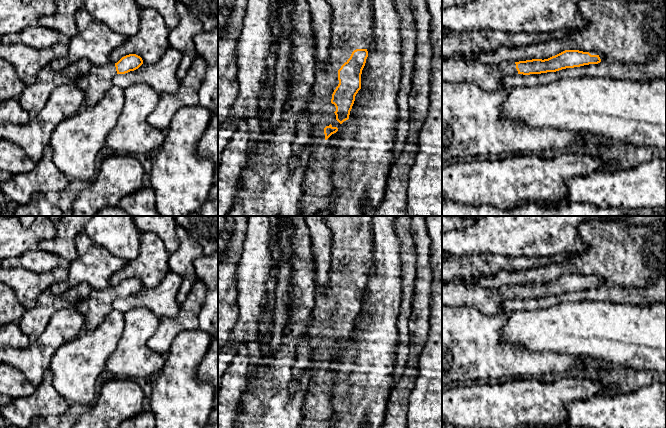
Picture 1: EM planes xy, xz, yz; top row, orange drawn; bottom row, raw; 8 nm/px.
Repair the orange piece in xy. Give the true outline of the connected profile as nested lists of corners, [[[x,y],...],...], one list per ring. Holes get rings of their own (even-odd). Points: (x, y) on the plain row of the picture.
[[[136,278],[122,281],[117,287],[109,286],[104,290],[92,290],[89,297],[81,303],[85,316],[84,331],[97,328],[106,315],[113,310],[112,304],[116,298],[125,298],[138,293],[143,284]]]

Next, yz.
[[[565,274],[548,283],[532,283],[519,286],[503,285],[484,288],[462,281],[442,284],[442,305],[446,307],[471,307],[483,314],[504,313],[502,303],[513,298],[541,298],[566,292],[580,291],[605,286],[606,282],[596,276]]]

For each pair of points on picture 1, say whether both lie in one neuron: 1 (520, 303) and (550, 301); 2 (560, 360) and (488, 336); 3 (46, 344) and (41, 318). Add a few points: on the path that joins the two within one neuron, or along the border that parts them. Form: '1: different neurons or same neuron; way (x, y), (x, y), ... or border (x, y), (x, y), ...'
1: same neuron; way (527, 303), (543, 303)
2: same neuron; way (542, 361), (511, 361), (504, 354)
3: different neurons; border (56, 310), (45, 329), (32, 340)

